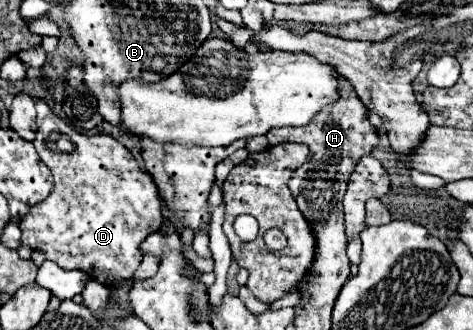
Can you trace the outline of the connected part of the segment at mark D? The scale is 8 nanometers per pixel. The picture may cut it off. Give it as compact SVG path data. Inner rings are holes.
M38 101L36 109L38 133L34 145L40 159L54 175L54 189L48 199L34 205L20 219L18 225L22 229L22 245L28 245L30 249L40 249L46 259L58 263L62 269L82 269L102 285L124 283L132 279L142 261L140 243L162 225L162 201L152 177L140 169L140 165L134 161L134 155L114 137L78 133L72 127L72 121L60 119L46 101Z

